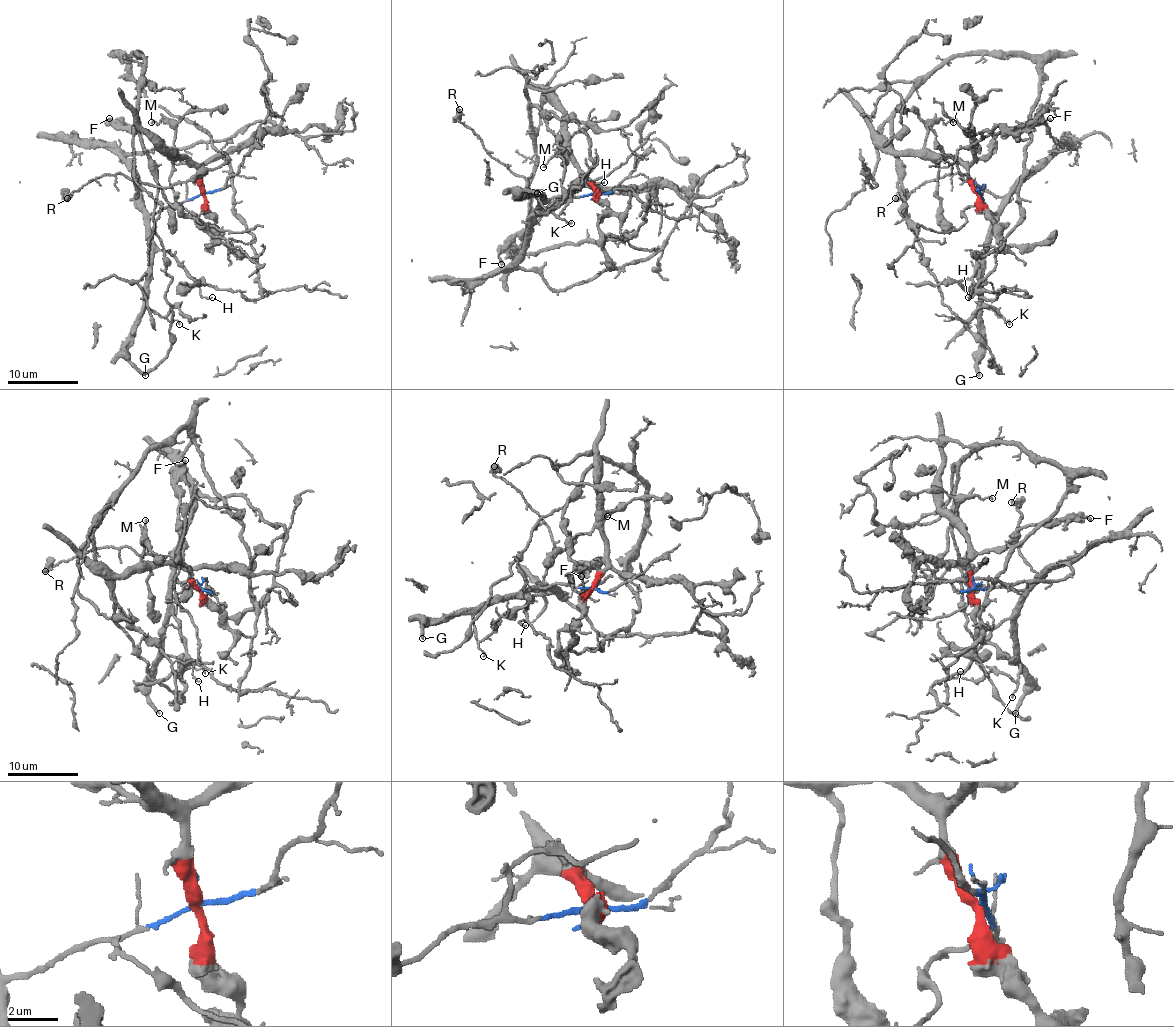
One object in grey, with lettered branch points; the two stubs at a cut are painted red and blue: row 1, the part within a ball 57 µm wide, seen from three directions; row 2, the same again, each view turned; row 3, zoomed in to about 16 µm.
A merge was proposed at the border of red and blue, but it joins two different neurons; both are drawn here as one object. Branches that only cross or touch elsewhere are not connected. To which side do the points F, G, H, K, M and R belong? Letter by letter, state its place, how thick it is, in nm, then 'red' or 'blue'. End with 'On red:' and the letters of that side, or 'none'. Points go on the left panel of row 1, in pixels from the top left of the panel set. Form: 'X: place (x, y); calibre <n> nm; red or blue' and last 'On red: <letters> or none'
F: place (109, 118); calibre 200 nm; red
G: place (145, 375); calibre 240 nm; blue
H: place (212, 297); calibre 90 nm; blue
K: place (179, 324); calibre 120 nm; blue
M: place (151, 122); calibre 130 nm; red
R: place (67, 198); calibre 600 nm; blue
On red: F, M

